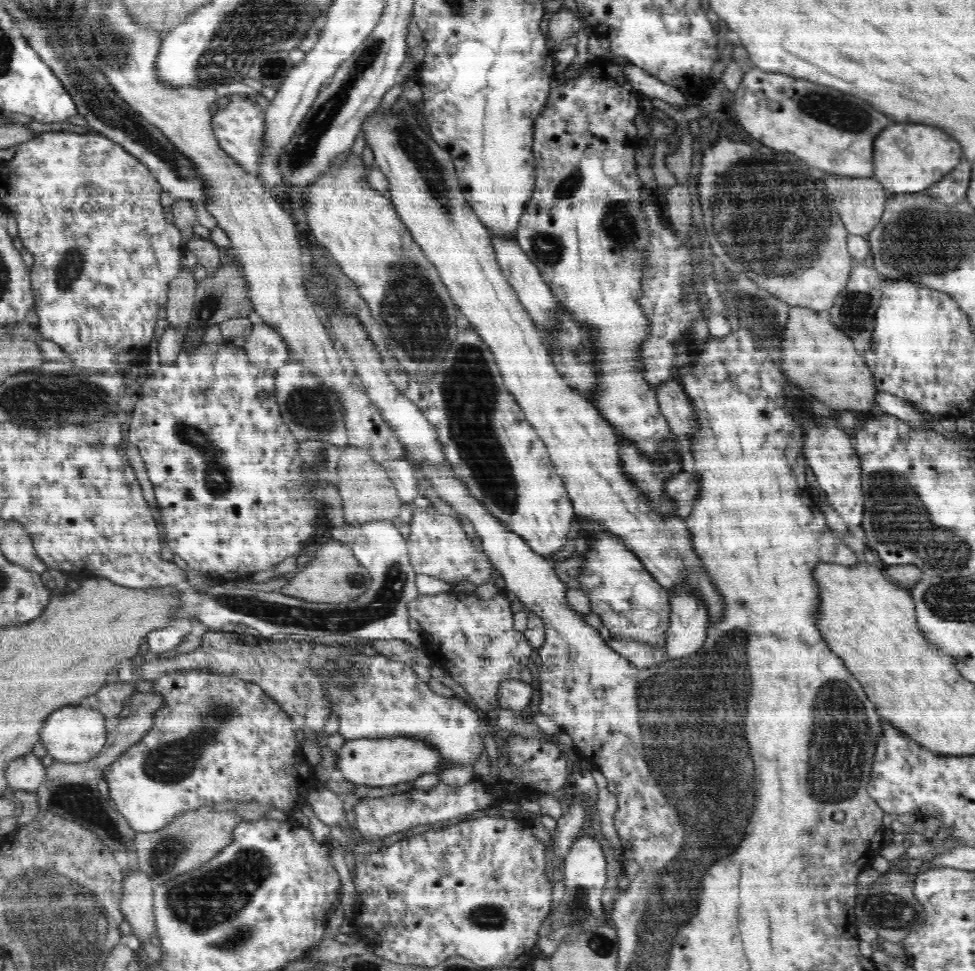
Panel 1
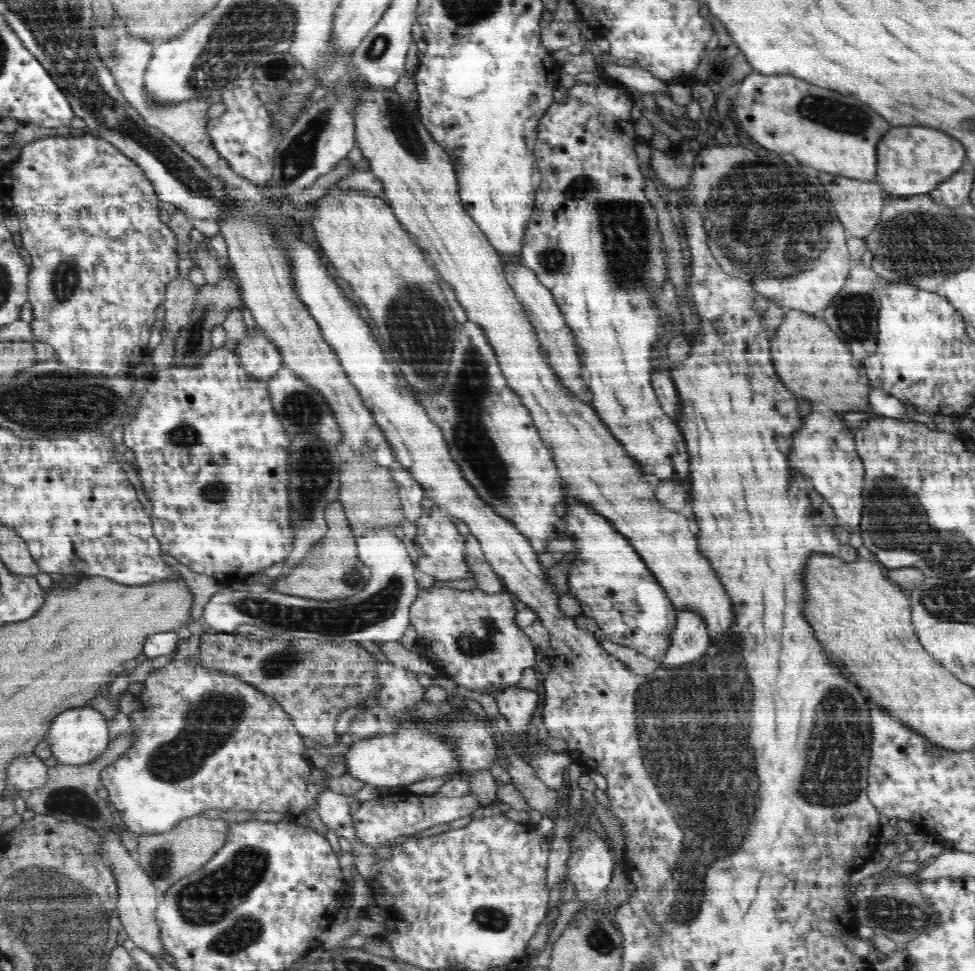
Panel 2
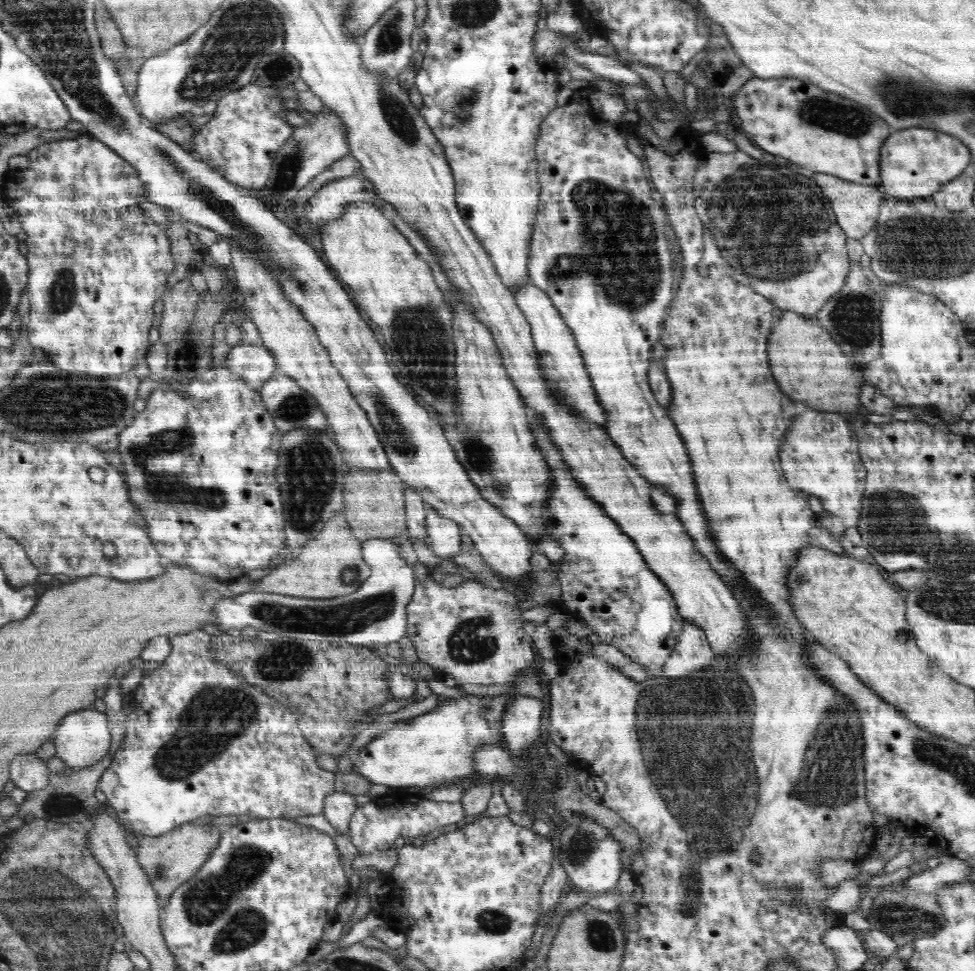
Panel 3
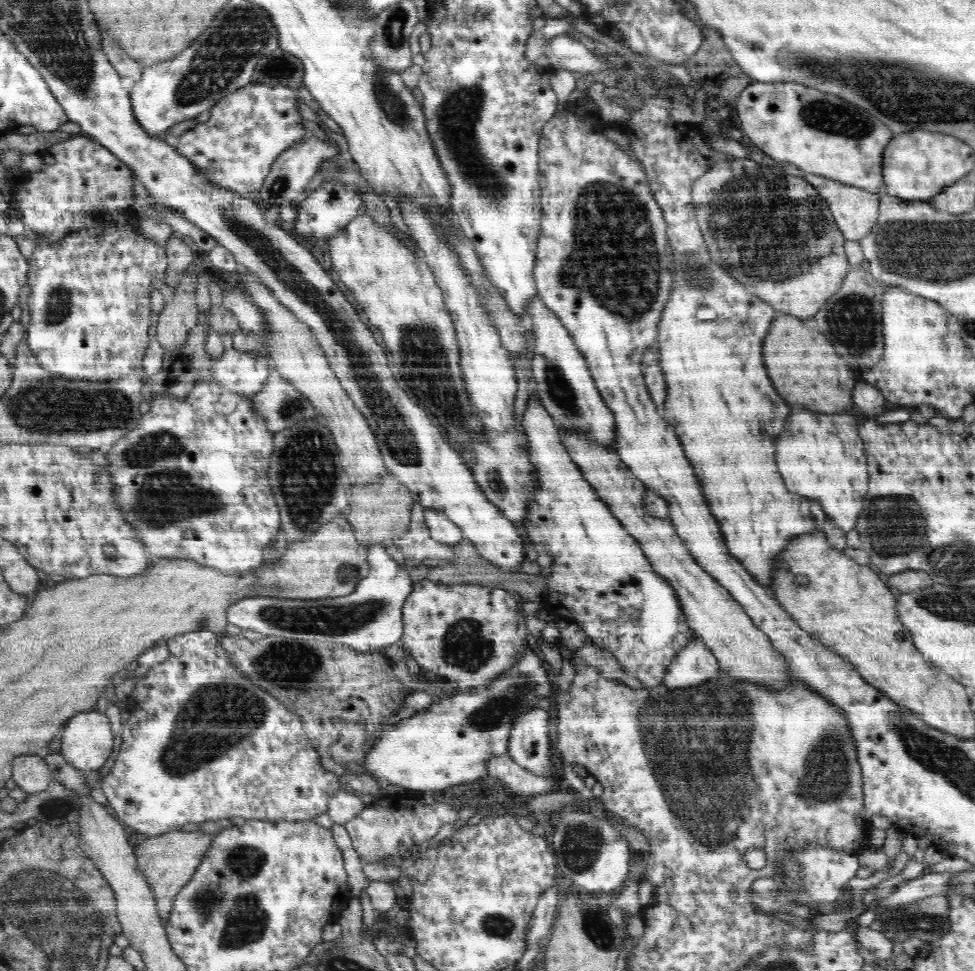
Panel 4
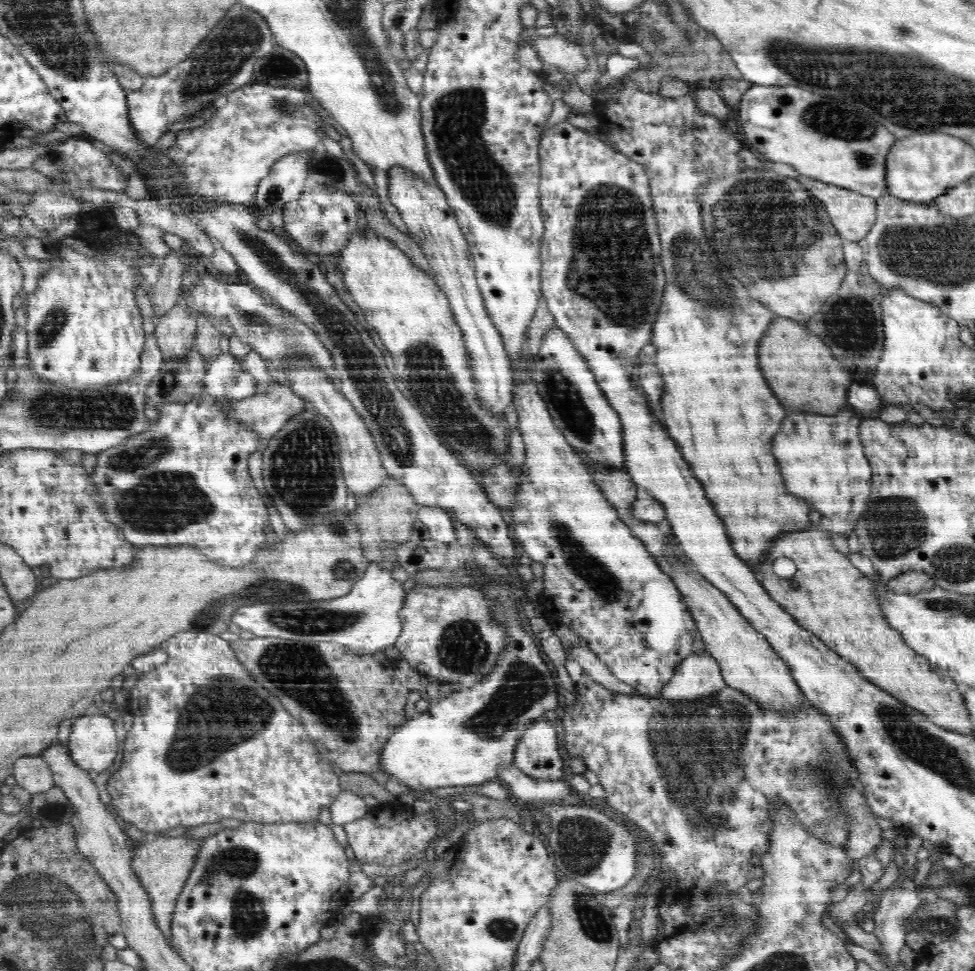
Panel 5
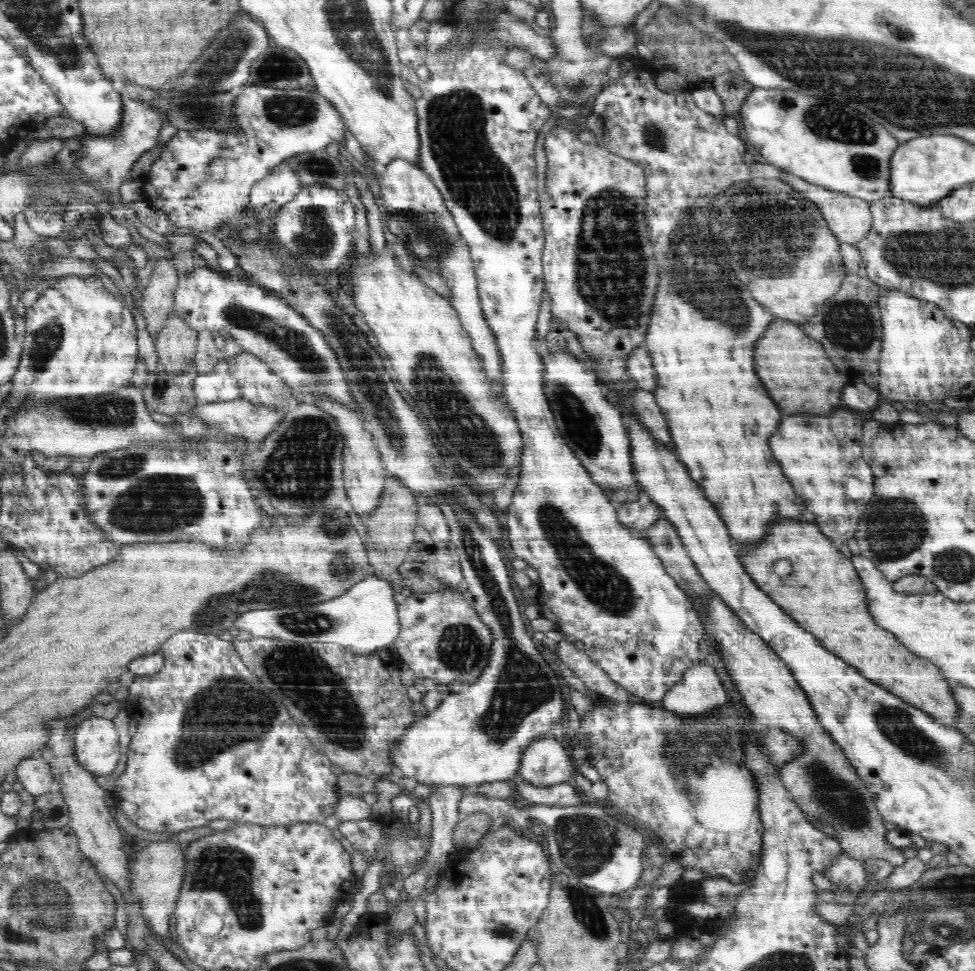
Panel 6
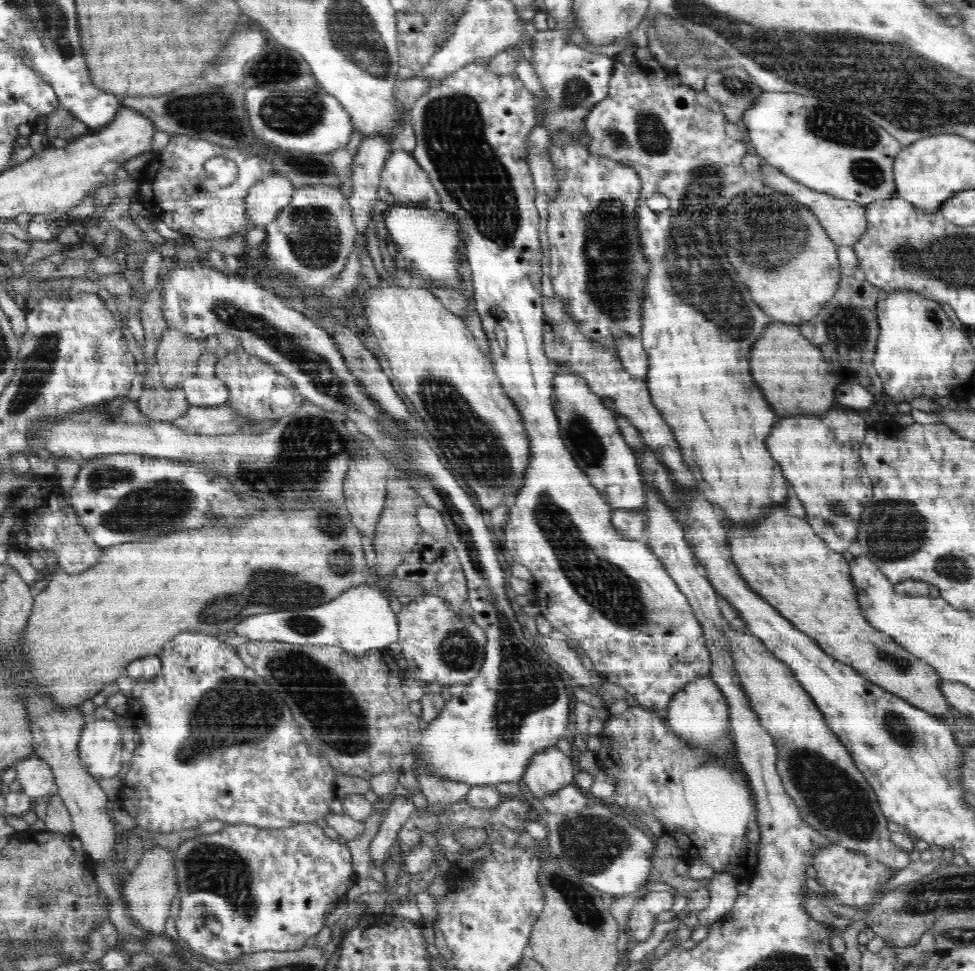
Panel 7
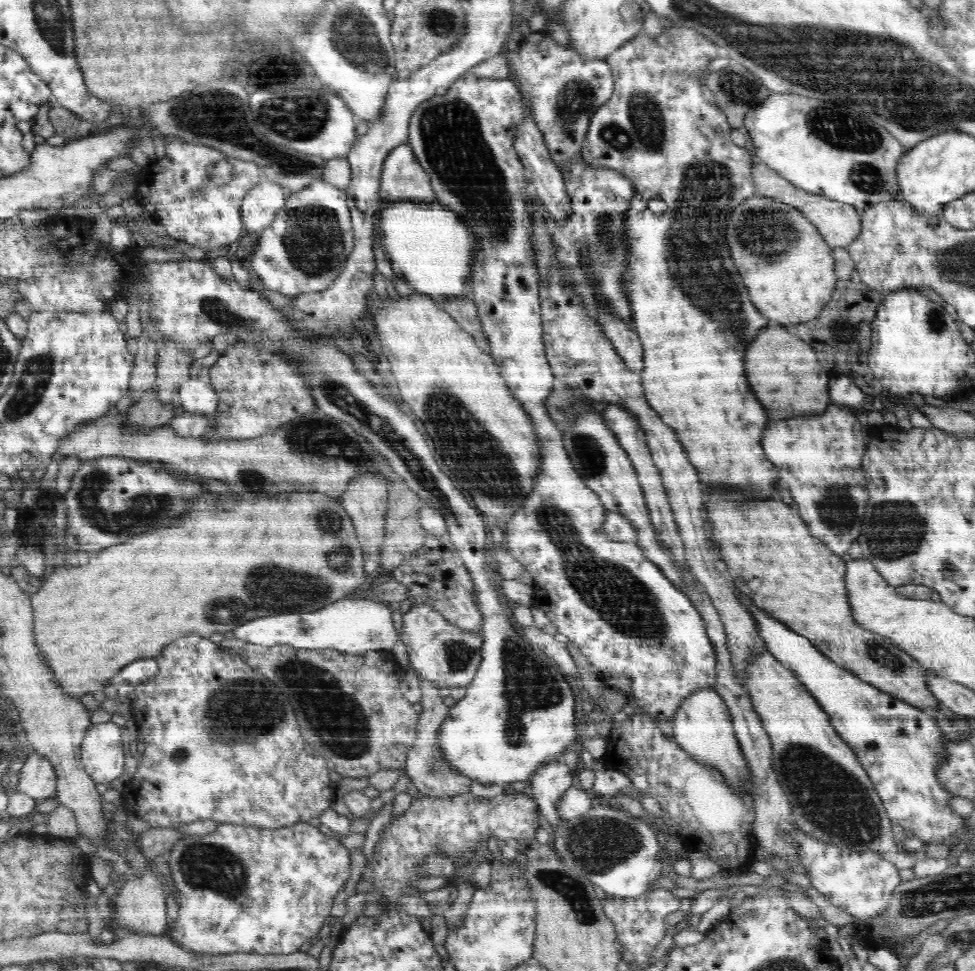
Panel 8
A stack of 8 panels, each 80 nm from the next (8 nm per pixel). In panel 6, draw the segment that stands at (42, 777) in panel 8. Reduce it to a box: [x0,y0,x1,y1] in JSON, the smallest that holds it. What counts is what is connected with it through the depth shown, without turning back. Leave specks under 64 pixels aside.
[14,755,61,797]

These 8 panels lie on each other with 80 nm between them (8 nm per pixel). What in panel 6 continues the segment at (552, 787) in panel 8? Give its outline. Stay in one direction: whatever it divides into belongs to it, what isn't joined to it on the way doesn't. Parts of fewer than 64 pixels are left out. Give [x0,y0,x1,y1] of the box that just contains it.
[518,732,574,788]

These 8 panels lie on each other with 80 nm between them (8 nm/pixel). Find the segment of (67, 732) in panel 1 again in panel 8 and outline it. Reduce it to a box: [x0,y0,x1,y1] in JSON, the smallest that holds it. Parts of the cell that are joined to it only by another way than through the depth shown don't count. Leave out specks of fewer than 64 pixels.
[81,721,124,784]

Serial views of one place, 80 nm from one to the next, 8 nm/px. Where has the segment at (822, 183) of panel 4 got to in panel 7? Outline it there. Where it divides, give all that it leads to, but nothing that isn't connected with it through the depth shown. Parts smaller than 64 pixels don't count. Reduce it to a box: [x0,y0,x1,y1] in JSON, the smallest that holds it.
[759,163,867,246]

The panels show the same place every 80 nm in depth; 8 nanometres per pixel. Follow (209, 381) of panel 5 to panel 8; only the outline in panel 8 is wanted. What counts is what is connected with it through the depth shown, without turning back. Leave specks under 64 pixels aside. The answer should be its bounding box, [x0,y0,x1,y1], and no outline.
[178,374,220,416]

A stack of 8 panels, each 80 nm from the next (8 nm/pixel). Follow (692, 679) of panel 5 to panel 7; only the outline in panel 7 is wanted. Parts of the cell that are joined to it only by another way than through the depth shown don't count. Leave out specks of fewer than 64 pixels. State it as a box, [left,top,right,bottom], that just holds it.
[665,676,735,758]

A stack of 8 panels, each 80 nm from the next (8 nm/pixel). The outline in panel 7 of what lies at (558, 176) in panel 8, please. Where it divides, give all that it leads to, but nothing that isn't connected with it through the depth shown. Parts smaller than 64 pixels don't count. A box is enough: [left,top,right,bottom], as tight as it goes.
[526,124,559,200]

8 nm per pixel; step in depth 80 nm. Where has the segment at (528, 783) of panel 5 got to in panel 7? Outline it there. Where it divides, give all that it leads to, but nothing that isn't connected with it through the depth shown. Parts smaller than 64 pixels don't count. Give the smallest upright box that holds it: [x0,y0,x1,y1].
[539,784,592,814]

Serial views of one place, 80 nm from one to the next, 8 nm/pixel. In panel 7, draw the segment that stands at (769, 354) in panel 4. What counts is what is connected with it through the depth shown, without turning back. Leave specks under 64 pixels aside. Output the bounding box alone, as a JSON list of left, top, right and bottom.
[750,322,840,418]

